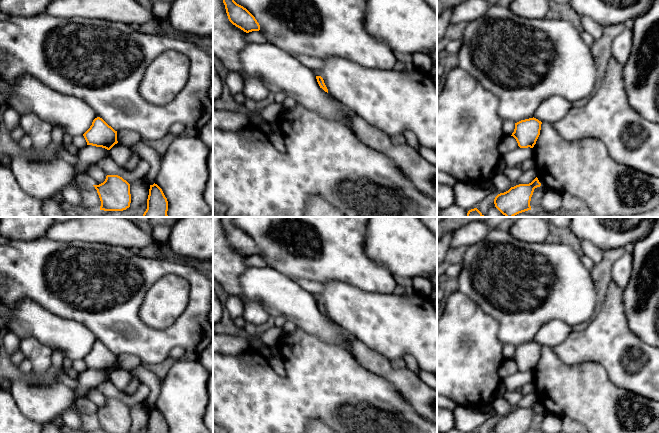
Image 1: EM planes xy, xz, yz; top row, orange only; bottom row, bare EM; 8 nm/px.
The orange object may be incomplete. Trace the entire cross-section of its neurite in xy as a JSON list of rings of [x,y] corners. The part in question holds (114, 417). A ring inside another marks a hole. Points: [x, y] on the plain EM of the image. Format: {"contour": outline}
{"contour": [[[107,399],[103,407],[93,409],[99,419],[100,433],[127,433],[130,431],[130,408],[118,399]]]}

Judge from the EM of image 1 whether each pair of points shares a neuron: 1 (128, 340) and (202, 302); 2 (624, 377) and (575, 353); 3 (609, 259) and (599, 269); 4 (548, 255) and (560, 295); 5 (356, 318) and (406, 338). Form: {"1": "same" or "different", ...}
{"1": "same", "2": "same", "3": "same", "4": "same", "5": "same"}

